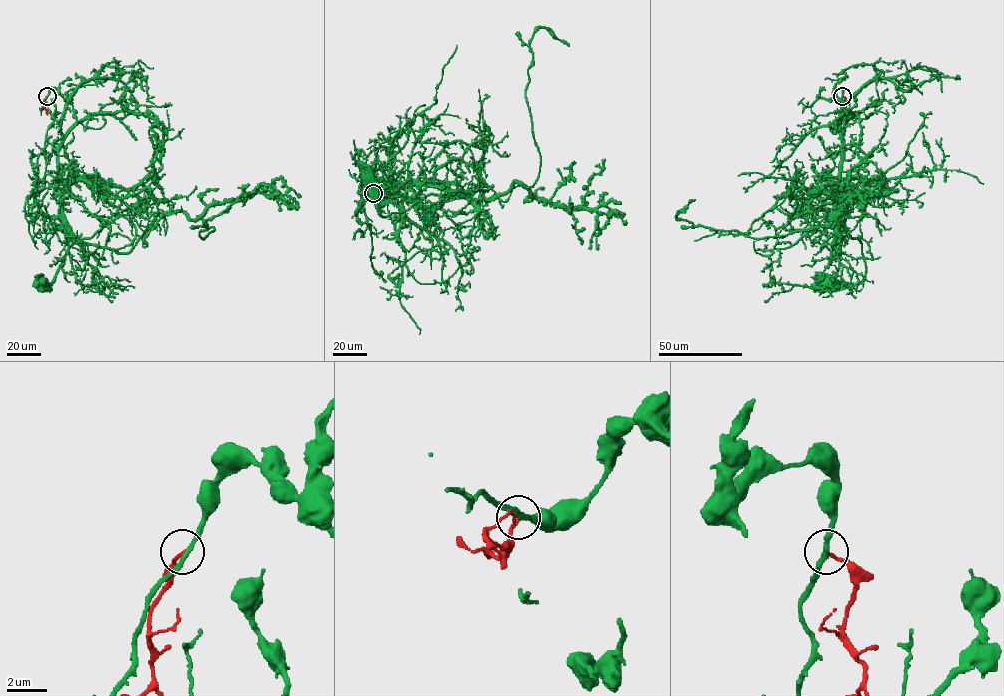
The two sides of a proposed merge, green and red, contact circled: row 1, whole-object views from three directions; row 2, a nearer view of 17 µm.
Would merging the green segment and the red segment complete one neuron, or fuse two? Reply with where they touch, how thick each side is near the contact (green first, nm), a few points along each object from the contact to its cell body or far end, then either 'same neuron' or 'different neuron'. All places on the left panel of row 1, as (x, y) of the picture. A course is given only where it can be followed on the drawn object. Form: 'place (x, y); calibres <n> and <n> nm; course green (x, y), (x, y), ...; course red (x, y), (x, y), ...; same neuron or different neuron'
place (47, 96); calibres 240 and 170 nm; course green (47, 96), (66, 102), (60, 217), (103, 247), (136, 233), (113, 219), (41, 281); course red (47, 96), (44, 104), (47, 115); different neuron

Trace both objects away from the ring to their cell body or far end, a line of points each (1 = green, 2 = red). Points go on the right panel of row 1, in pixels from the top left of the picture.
1: (842, 96), (834, 92), (844, 105), (832, 249), (843, 216), (866, 273), (857, 283), (824, 281)
2: (842, 96), (847, 115)

